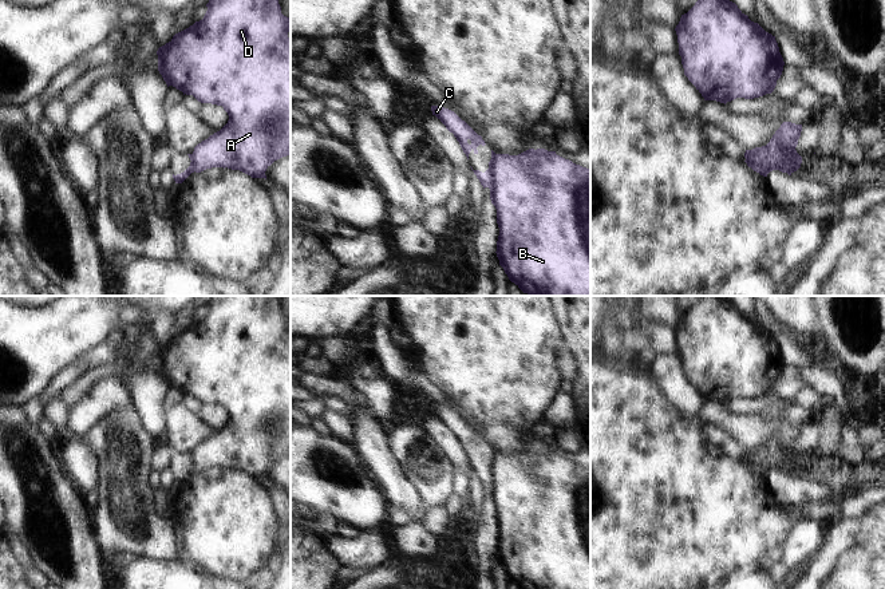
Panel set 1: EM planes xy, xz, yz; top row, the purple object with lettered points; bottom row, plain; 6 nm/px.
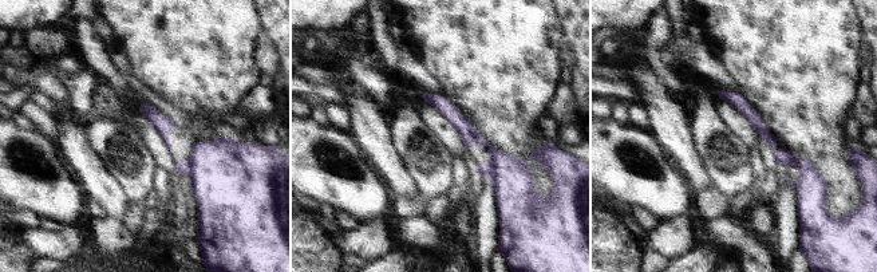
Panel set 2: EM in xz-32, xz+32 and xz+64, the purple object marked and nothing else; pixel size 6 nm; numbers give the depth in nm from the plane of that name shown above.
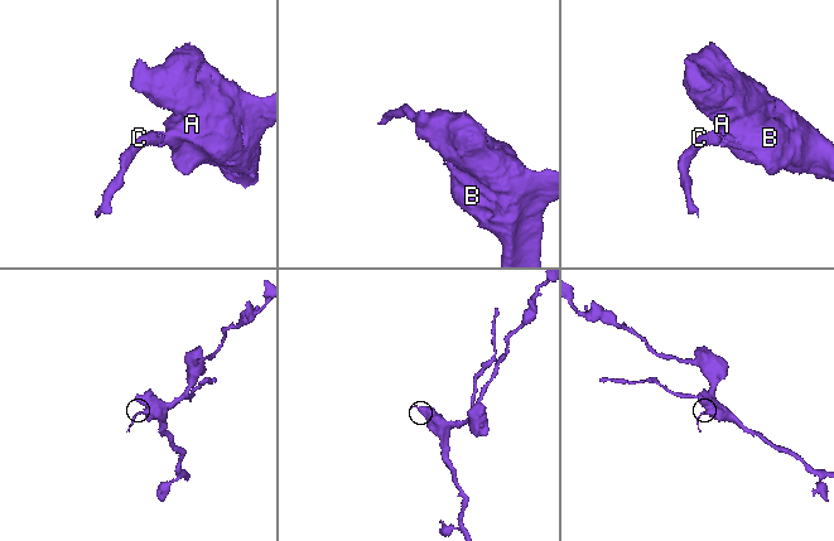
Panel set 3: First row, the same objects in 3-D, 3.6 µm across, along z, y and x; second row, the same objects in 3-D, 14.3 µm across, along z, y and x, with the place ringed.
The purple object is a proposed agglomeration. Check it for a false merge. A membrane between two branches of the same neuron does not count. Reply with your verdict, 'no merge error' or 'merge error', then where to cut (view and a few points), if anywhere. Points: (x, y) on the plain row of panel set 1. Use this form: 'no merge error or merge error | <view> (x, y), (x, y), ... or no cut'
merge error | xz (496, 454), (492, 467), (493, 503)

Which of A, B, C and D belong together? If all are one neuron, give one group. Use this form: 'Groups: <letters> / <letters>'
Groups: A B D / C.

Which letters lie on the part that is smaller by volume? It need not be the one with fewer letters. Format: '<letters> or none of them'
C

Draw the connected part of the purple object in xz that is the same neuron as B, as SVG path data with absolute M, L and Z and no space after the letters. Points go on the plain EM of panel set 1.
M529 448L518 455L495 454L491 467L494 490L491 493L497 509L499 535L497 557L509 580L519 589L590 589L590 469L582 467L545 448Z

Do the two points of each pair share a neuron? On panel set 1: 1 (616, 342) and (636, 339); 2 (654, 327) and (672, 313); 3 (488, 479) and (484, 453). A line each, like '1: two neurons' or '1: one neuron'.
1: two neurons
2: two neurons
3: one neuron

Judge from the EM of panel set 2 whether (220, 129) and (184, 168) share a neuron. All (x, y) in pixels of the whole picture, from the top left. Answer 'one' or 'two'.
one

